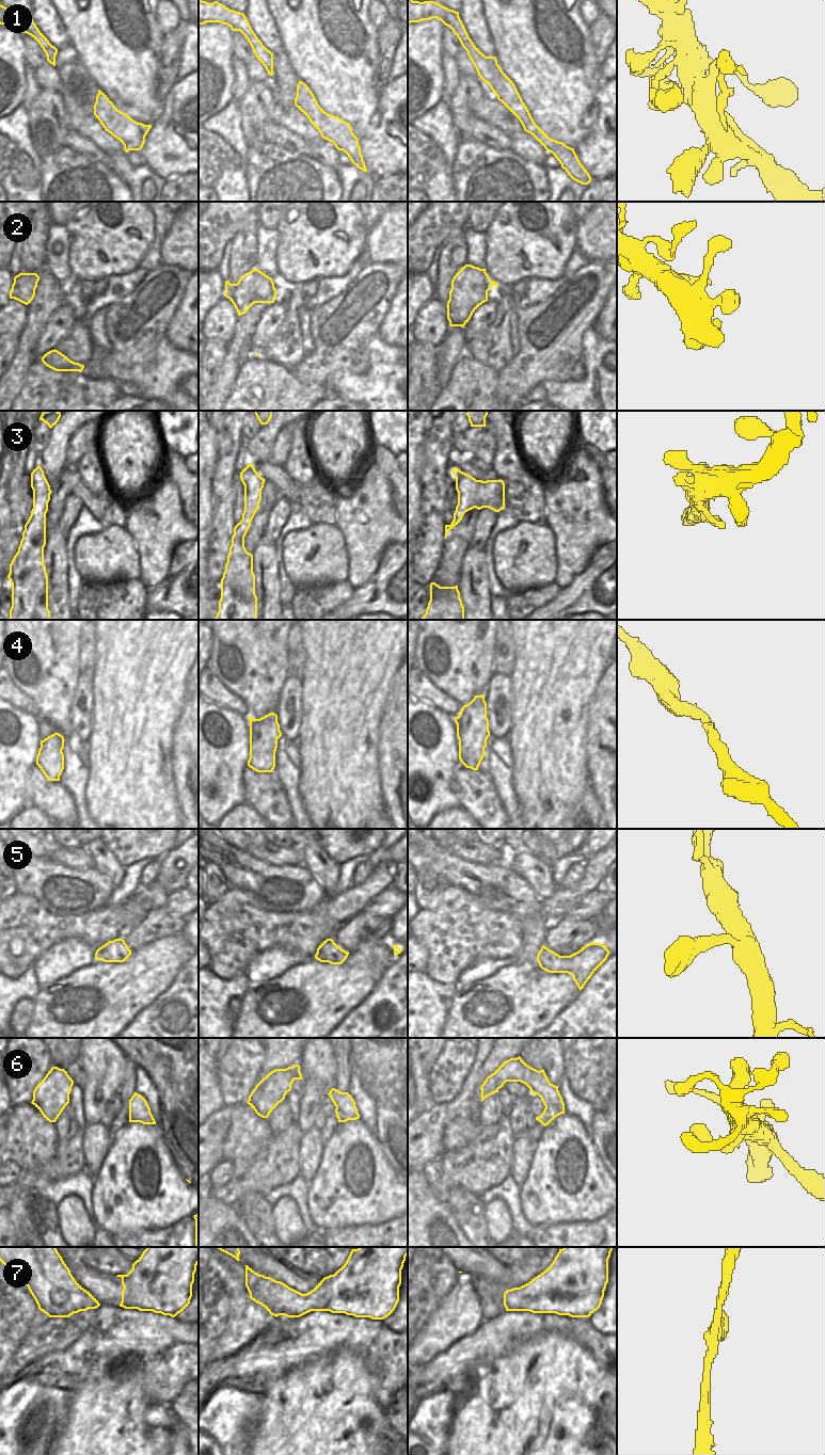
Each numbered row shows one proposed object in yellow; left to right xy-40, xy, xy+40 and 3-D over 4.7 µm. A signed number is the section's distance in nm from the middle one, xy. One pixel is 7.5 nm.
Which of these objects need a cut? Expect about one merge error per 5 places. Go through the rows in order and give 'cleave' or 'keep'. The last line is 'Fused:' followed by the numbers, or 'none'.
1: keep
2: keep
3: keep
4: keep
5: keep
6: keep
7: keep
Fused: none

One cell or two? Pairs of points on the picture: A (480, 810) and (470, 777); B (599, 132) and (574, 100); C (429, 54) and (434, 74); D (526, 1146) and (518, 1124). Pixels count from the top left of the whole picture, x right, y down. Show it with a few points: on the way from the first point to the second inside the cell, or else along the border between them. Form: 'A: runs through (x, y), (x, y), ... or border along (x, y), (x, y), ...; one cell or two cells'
A: runs through (480, 801), (471, 785); one cell
B: border along (596, 100), (597, 118), (588, 133), (576, 144); two cells
C: runs through (429, 59), (430, 69); one cell
D: border along (527, 1130), (516, 1135); two cells

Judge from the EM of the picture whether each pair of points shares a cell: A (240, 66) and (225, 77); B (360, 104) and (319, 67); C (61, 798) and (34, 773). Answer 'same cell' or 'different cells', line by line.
A: different cells
B: same cell
C: same cell

